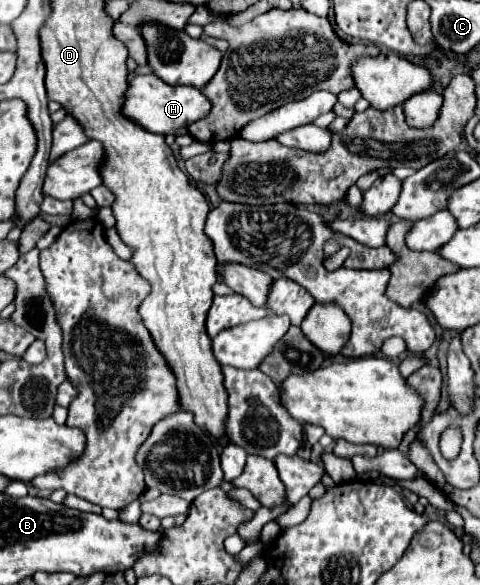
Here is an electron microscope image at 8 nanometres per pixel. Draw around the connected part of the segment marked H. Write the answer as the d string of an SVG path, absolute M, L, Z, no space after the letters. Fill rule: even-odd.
M139 75L129 83L123 103L125 115L133 117L135 123L141 123L143 129L151 133L179 133L185 131L191 123L203 119L211 111L211 103L203 95L201 89L193 89L191 85L167 85L157 75Z

